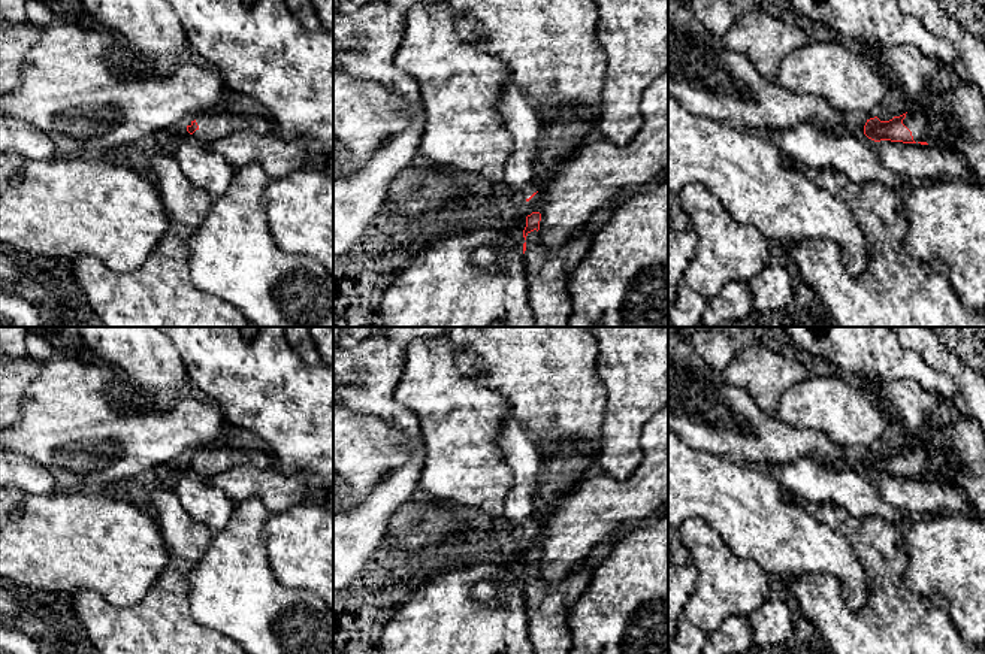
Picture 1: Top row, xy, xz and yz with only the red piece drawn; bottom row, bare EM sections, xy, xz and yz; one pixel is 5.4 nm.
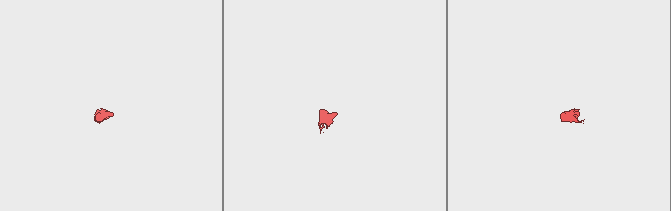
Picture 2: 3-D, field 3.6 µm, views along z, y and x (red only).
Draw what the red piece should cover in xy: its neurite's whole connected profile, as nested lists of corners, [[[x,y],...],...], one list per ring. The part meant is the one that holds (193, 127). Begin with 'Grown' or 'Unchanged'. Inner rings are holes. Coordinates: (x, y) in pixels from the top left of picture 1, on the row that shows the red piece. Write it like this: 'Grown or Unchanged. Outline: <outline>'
Grown. Outline: [[[197,118],[187,125],[187,131],[200,143],[212,143],[224,133],[224,125],[215,121],[206,121],[203,118]]]

